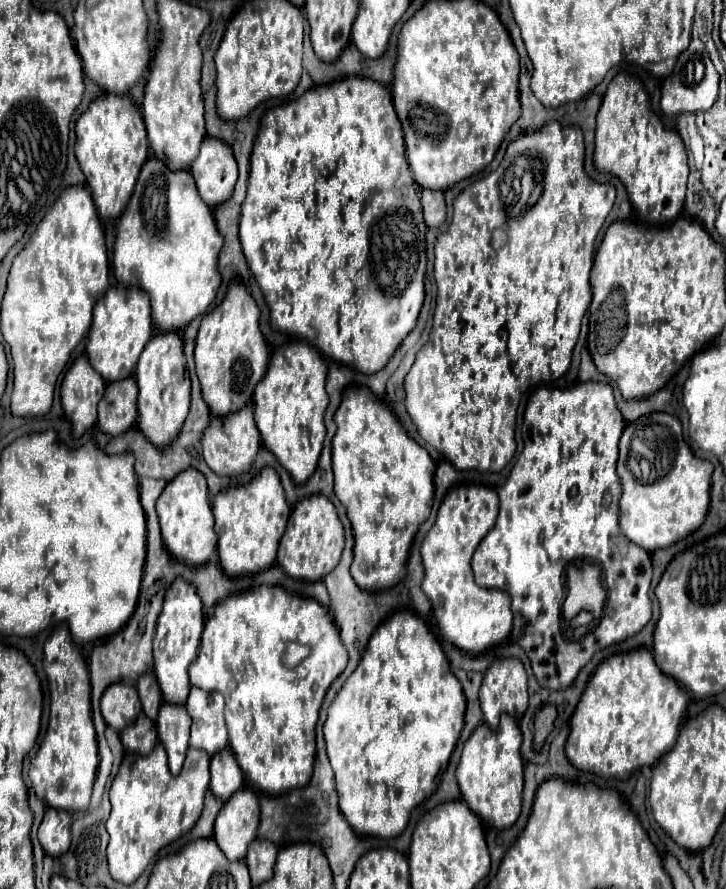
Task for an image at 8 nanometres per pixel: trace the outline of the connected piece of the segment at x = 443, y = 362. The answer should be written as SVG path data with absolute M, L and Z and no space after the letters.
M558 122L546 124L540 132L522 134L516 142L510 142L504 160L500 166L490 172L486 178L480 178L472 184L472 188L462 190L454 198L454 214L452 222L444 236L436 240L436 262L434 262L434 276L438 284L438 298L434 310L434 326L430 332L428 342L418 352L408 376L406 376L406 412L410 414L412 422L418 428L418 434L436 448L442 456L446 456L454 468L458 470L480 470L480 472L502 472L506 464L512 460L516 452L514 442L514 416L520 404L522 394L538 384L548 384L558 380L570 366L572 350L580 334L580 322L586 314L590 300L592 300L592 286L590 274L594 264L594 244L596 236L612 210L616 198L616 190L610 184L598 184L590 180L584 172L584 138L582 130L576 126L562 126Z

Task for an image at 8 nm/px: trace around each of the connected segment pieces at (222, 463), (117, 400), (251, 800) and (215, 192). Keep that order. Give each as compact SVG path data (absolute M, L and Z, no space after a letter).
M252 406L242 408L240 412L222 416L222 418L212 418L210 426L206 428L204 438L202 438L204 460L220 476L232 476L232 474L242 474L242 472L250 470L260 446L262 446L260 444L260 432L256 428Z
M134 378L110 382L98 404L97 426L108 436L118 436L136 422L138 386Z
M250 788L238 790L220 810L214 828L214 840L230 862L242 860L260 826L258 796Z
M204 138L190 172L196 180L200 198L210 204L210 208L216 208L232 196L238 178L238 164L228 144L216 138Z

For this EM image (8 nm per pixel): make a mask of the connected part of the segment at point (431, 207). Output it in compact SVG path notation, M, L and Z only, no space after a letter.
M422 190L422 206L424 206L424 222L428 228L436 228L446 220L446 202L442 190Z

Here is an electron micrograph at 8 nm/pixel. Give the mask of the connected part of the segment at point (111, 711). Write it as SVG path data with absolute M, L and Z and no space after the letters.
M118 682L112 684L102 696L102 716L106 724L118 732L126 724L130 724L130 720L134 722L140 712L142 712L142 704L136 686L126 686Z

